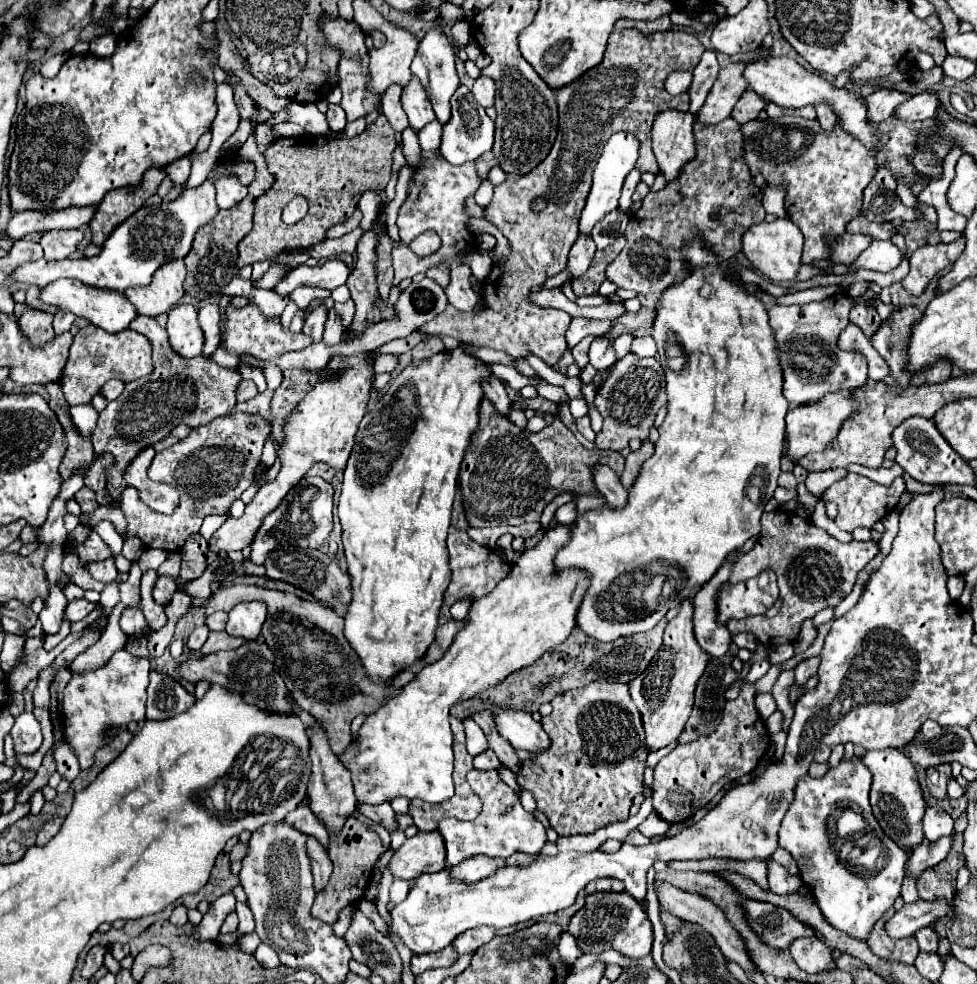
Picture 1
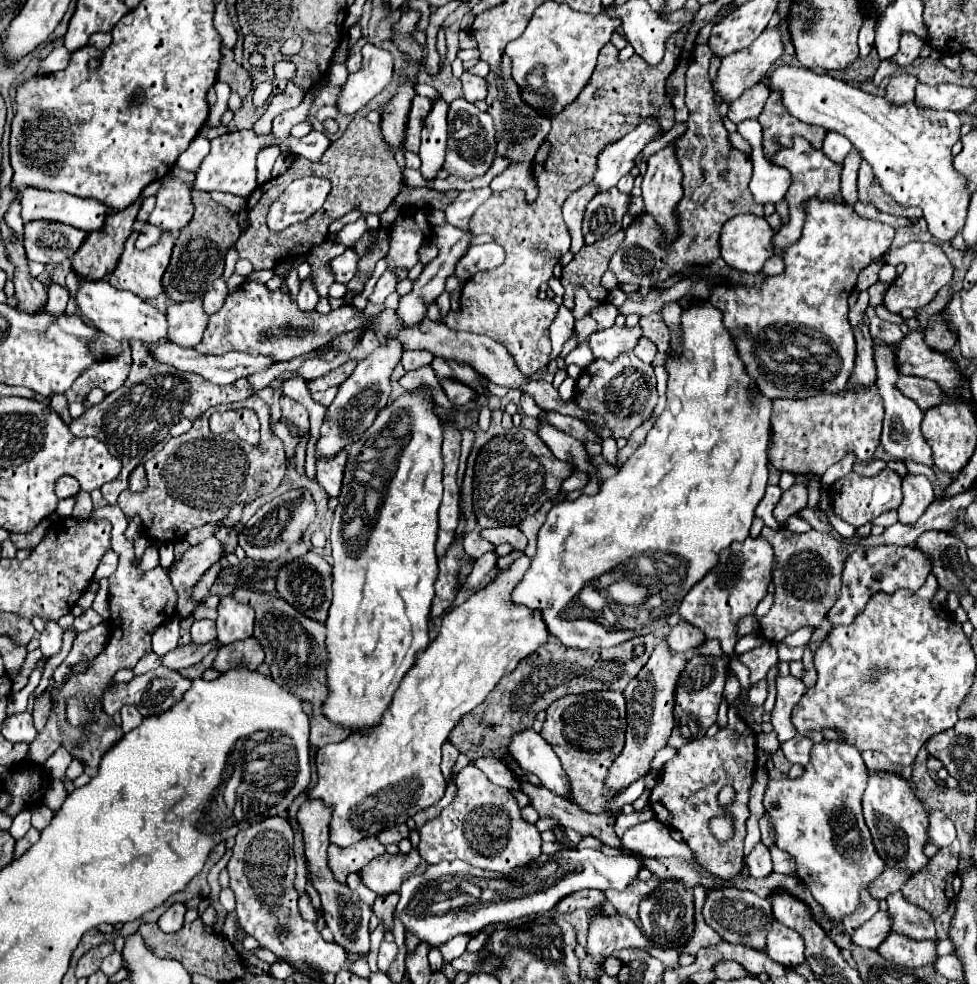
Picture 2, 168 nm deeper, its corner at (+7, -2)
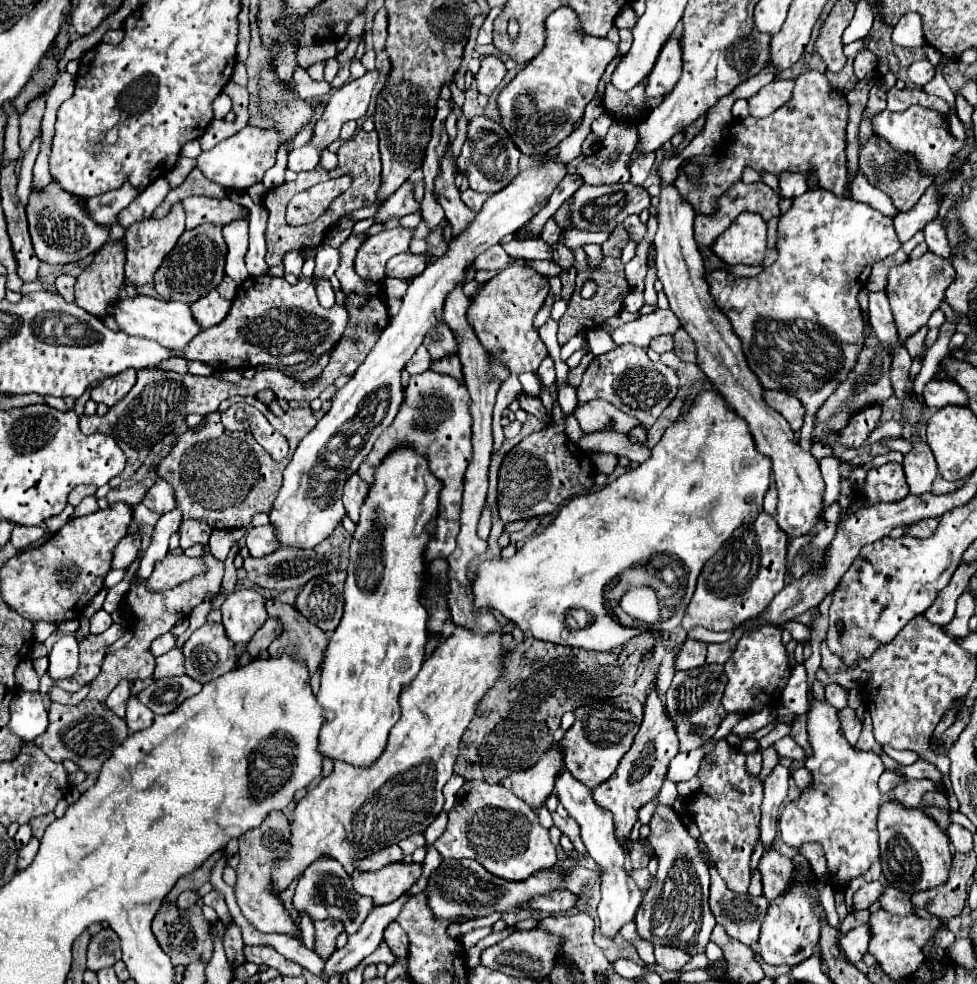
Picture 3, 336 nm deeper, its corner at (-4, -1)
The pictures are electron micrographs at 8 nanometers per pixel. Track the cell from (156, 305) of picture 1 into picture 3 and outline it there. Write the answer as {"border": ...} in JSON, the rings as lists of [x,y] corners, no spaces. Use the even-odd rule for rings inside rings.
{"border":[[[175,204],[167,216],[155,220],[147,218],[141,222],[135,222],[127,228],[125,232],[125,242],[127,242],[127,262],[125,262],[125,286],[143,286],[143,284],[153,284],[153,276],[163,264],[165,256],[175,248],[179,236],[185,232],[185,218],[183,210],[179,204]]]}

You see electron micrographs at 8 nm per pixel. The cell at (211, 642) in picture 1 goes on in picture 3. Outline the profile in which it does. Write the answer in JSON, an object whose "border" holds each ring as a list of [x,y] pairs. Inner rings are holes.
{"border":[[[173,648],[167,654],[159,656],[155,660],[155,680],[163,678],[163,676],[183,676],[185,668],[183,668],[183,650],[181,648]]]}

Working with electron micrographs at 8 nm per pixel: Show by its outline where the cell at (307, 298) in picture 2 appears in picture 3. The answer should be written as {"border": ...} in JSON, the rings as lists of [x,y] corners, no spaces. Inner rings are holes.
{"border":[[[329,244],[319,246],[317,256],[315,256],[315,272],[313,272],[313,286],[319,284],[321,278],[331,278],[339,266],[339,252],[337,248],[331,248]]]}

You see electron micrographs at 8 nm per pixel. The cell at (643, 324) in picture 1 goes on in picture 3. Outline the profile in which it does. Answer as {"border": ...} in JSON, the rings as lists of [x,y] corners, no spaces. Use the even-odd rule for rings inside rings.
{"border":[[[679,328],[675,334],[673,334],[673,340],[675,340],[675,354],[683,360],[683,362],[695,362],[695,344],[691,342],[689,334]]]}

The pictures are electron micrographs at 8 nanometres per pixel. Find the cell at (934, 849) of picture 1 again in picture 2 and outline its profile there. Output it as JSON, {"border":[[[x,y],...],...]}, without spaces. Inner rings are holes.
{"border":[[[884,869],[880,873],[880,877],[876,879],[876,883],[872,883],[872,887],[868,891],[874,899],[882,901],[882,899],[886,899],[886,895],[890,895],[894,891],[900,891],[902,885],[908,881],[908,877],[910,875],[900,871],[900,869]]]}

